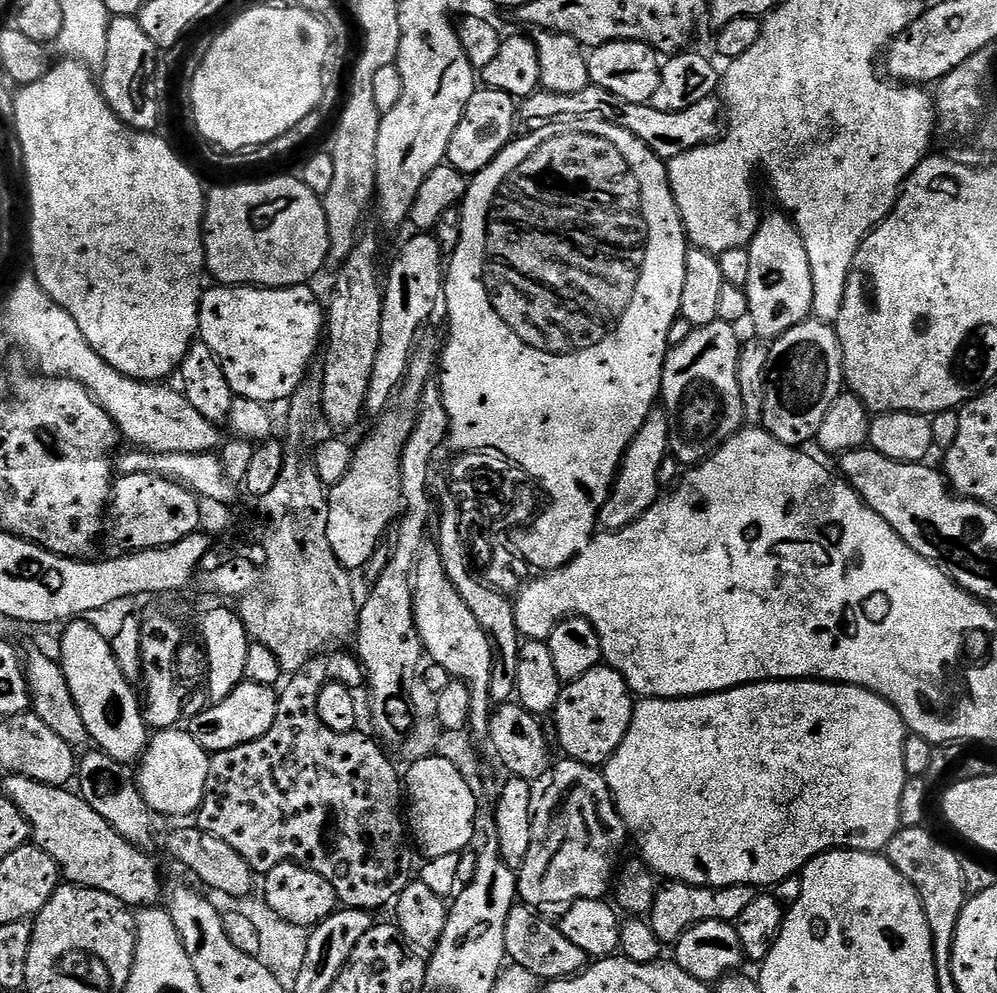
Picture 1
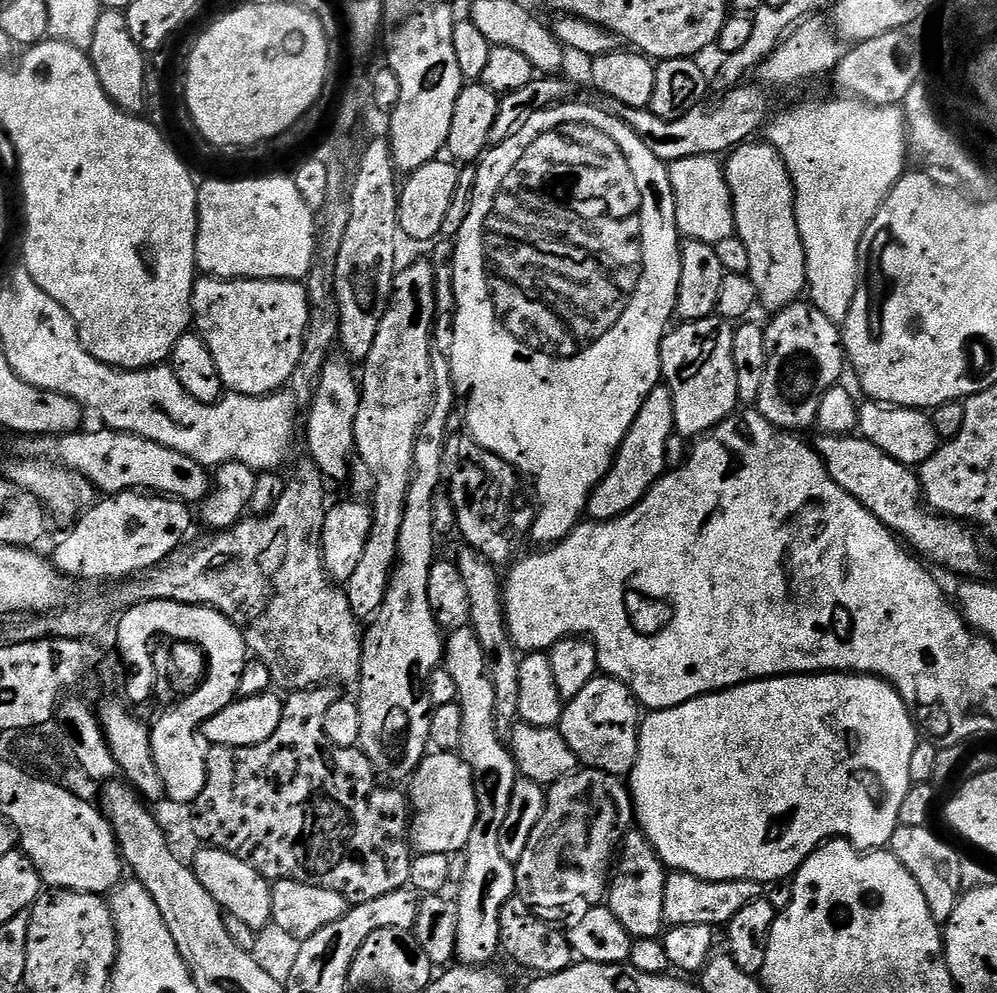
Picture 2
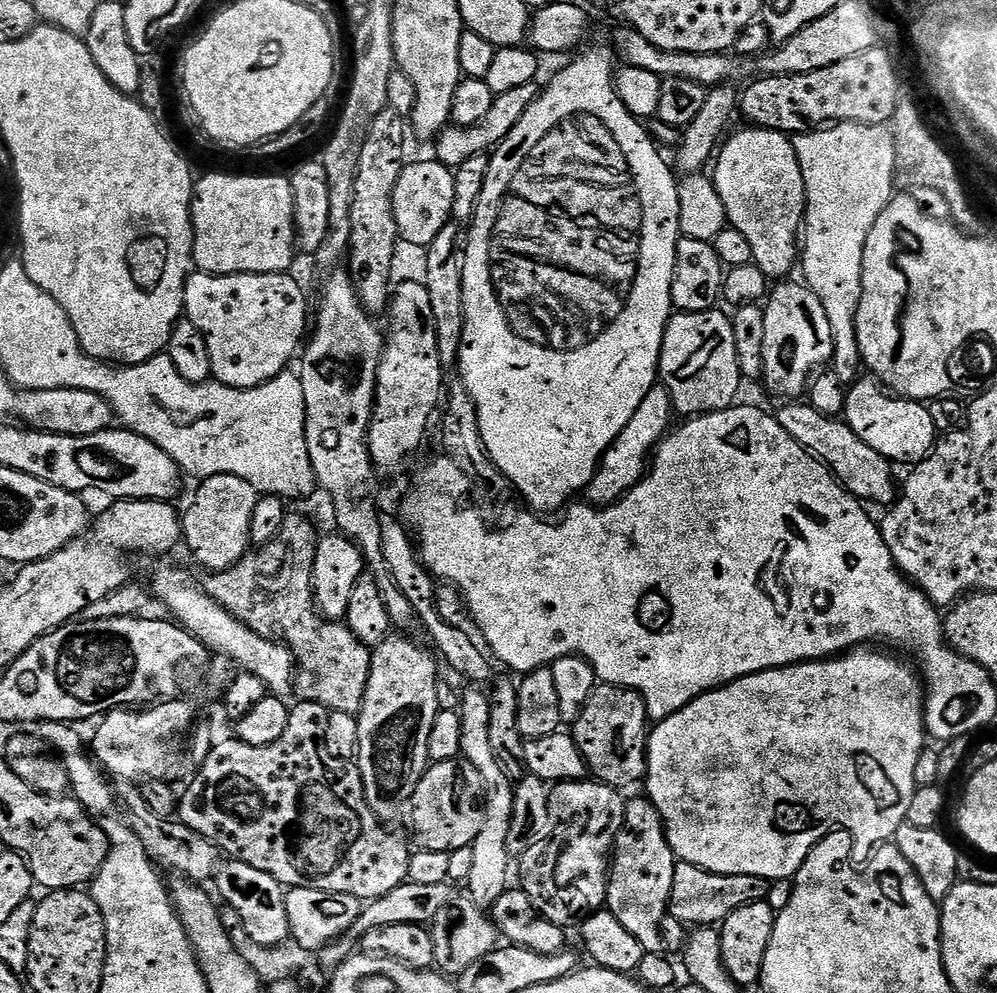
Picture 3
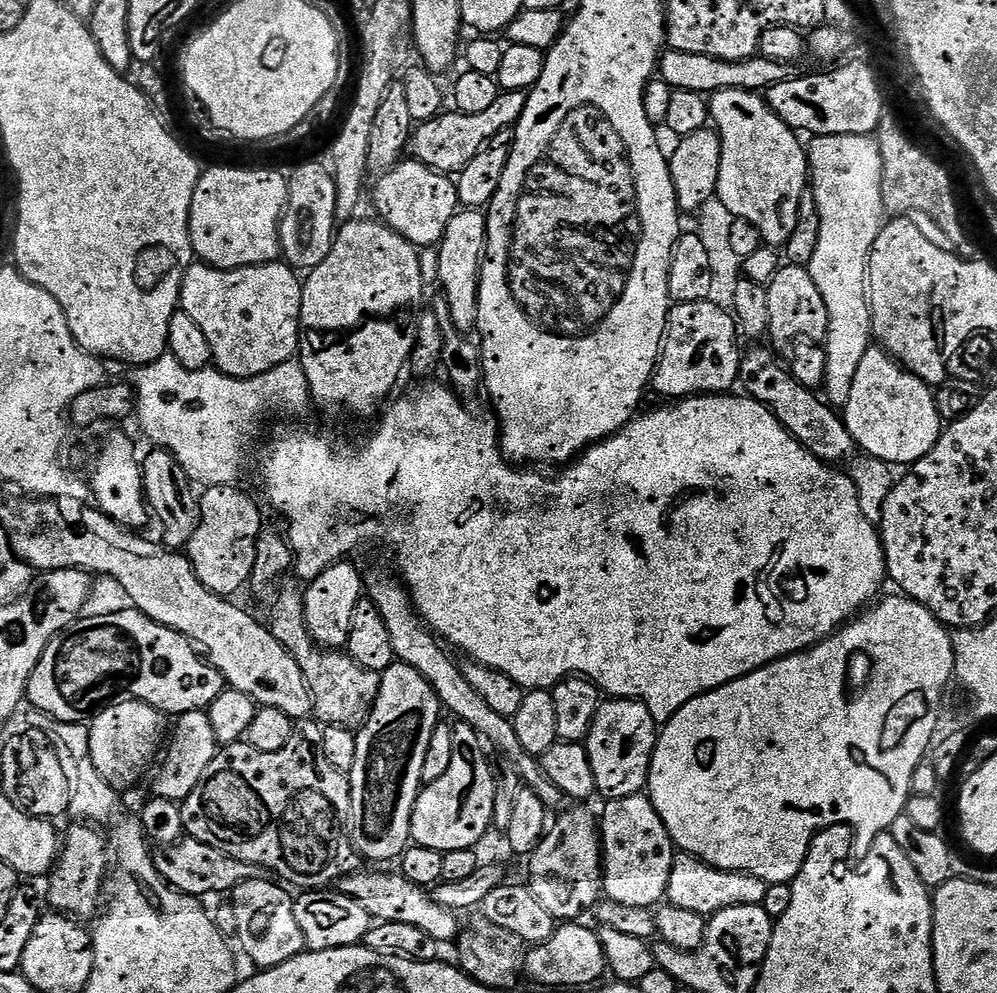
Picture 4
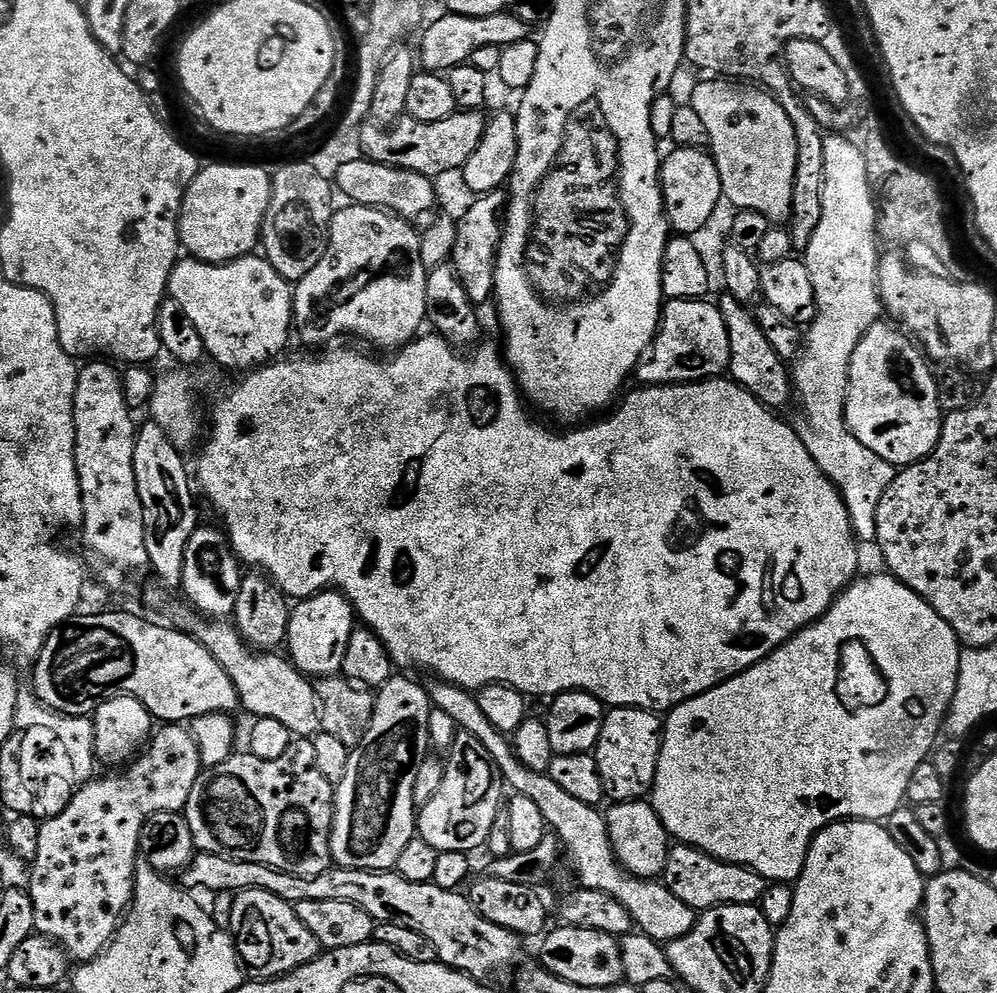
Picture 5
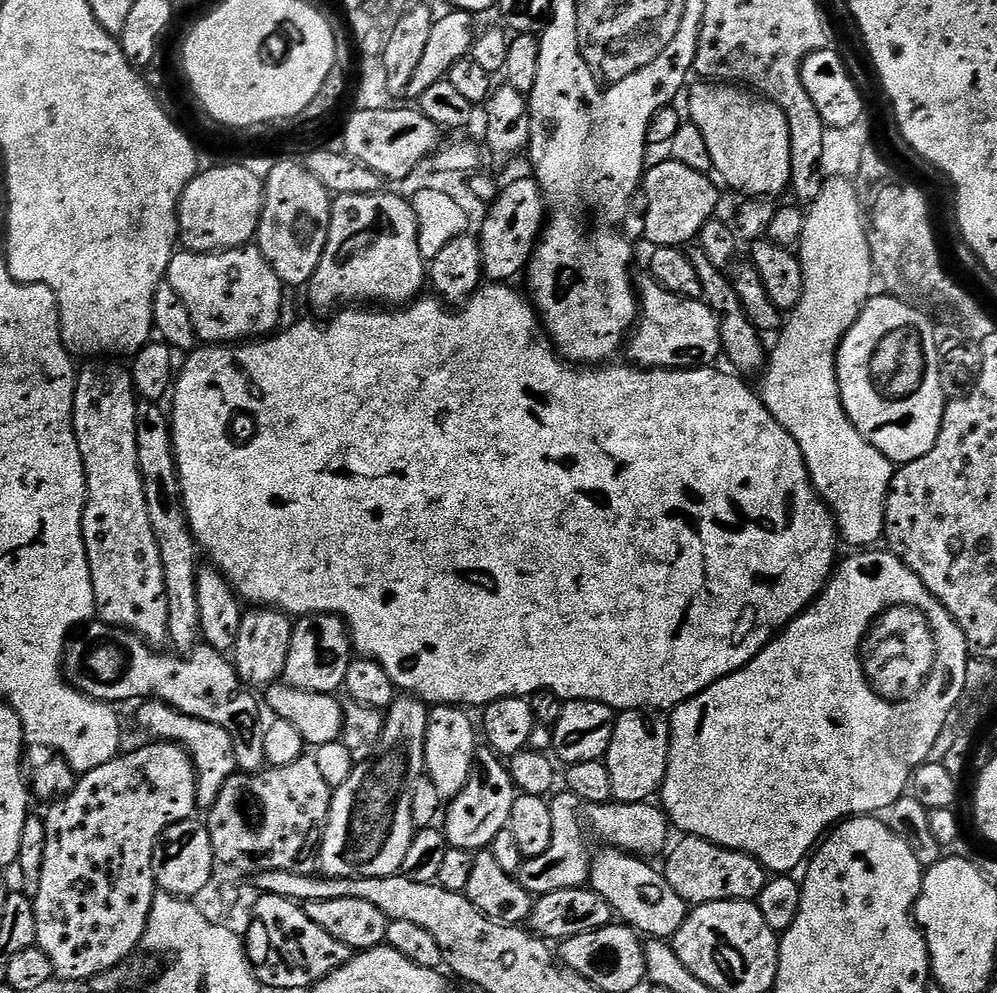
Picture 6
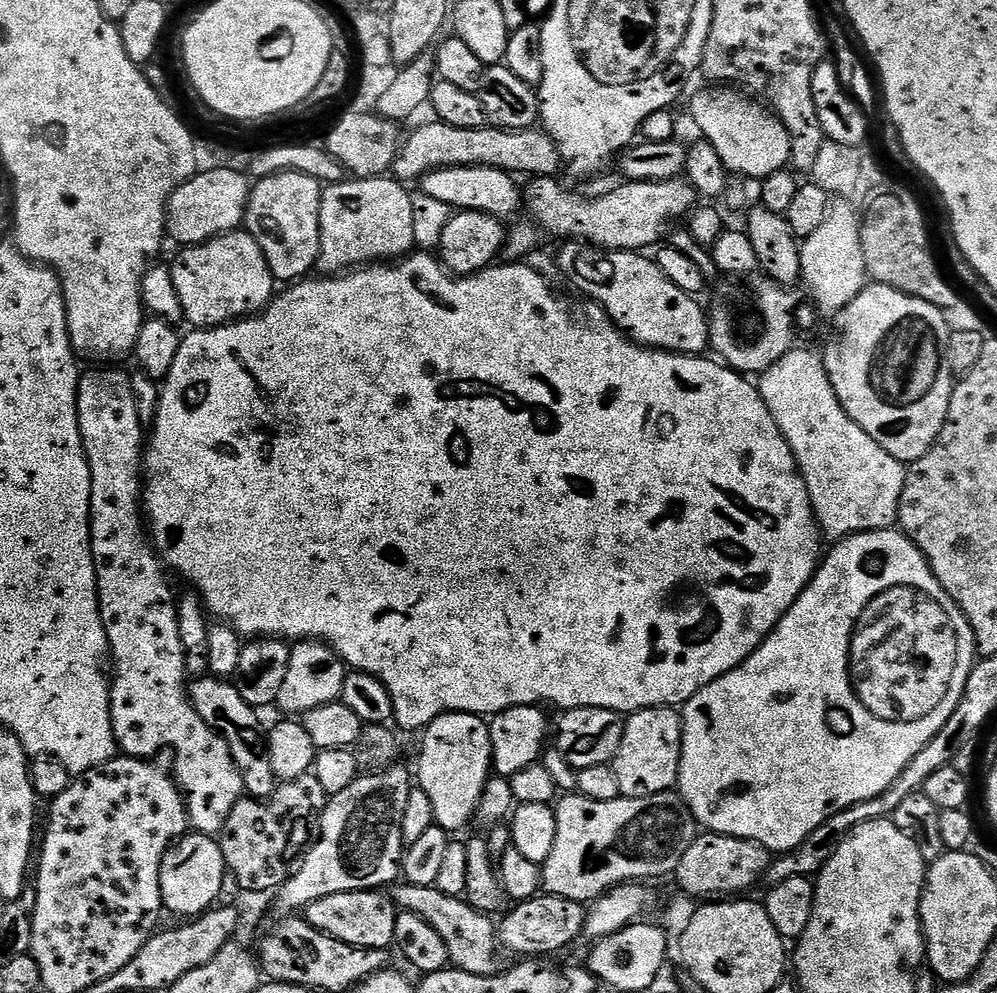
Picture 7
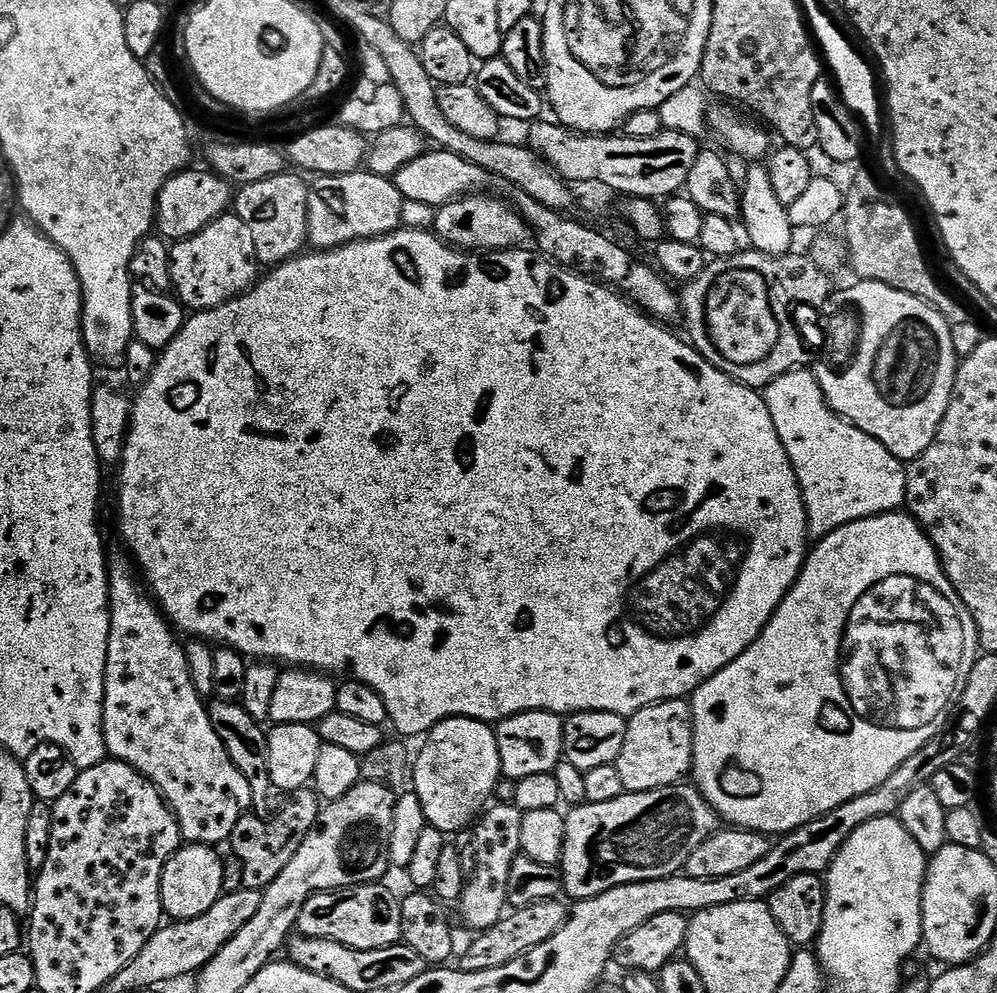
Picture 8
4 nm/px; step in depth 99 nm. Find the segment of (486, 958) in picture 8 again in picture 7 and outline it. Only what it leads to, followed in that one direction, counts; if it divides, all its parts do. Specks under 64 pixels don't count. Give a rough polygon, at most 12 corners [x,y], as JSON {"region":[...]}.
{"region":[[537,894],[503,913],[498,940],[547,957],[584,933],[585,905]]}

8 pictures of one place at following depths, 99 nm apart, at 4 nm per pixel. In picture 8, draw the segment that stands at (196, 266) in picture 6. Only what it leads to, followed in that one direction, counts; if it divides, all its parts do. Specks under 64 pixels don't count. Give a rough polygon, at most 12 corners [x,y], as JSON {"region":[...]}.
{"region":[[225,214],[170,248],[171,291],[210,312],[262,276],[246,222]]}

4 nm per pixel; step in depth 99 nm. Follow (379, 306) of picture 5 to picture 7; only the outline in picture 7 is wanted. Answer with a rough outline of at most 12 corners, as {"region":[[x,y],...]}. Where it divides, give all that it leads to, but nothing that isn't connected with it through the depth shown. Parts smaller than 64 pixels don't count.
{"region":[[395,178],[320,193],[319,271],[417,247],[413,193]]}

